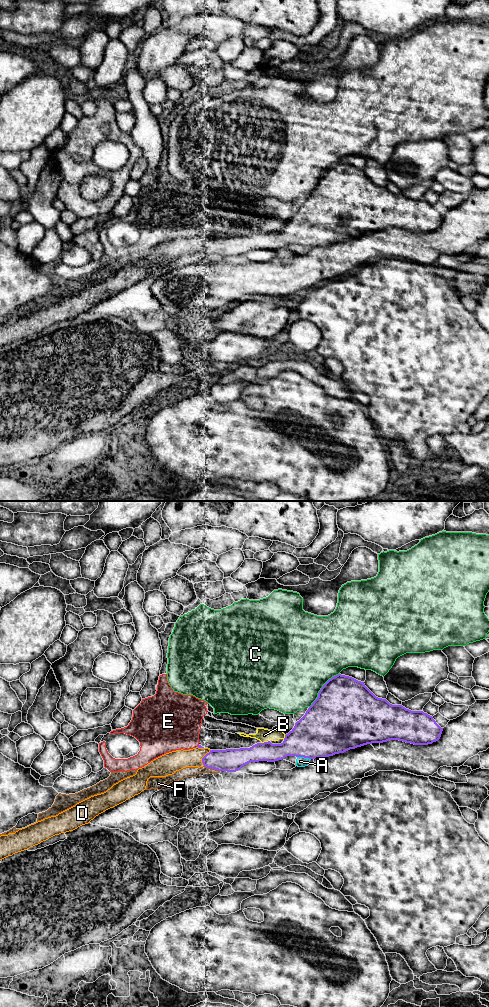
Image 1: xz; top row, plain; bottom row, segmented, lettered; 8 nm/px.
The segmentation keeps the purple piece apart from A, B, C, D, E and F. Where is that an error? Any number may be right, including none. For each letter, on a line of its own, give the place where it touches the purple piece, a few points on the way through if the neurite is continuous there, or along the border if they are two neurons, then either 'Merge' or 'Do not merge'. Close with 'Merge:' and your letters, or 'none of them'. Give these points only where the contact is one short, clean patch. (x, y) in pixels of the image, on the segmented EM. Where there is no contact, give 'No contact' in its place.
A: Touches purple at xz (304, 757). Do not merge
B: Touches purple at xz (264, 742). Boundary: xz (268, 740), (261, 743). Do not merge
C: Touches purple at xz (321, 688). Do not merge
D: Touches purple at xz (202, 758). Merge
E: No contact. Do not merge
F: Touches purple at xz (212, 768). Do not merge
Merge: D

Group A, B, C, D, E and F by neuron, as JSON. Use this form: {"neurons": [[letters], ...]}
{"neurons": [["A"], ["B", "E"], ["C"], ["D"], ["F"]]}

